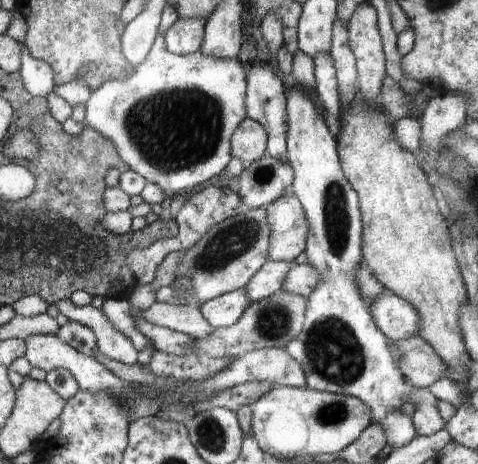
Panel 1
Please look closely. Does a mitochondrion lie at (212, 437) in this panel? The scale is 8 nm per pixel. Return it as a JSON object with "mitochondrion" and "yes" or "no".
{"mitochondrion":"yes"}

